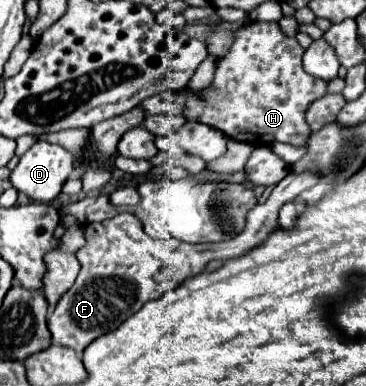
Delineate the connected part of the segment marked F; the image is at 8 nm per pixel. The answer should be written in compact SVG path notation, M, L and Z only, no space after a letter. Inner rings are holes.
M290 170L288 176L272 190L272 194L268 196L268 200L264 204L258 204L256 208L252 208L248 212L248 222L246 222L244 232L238 234L236 238L228 240L228 242L188 244L188 242L180 242L180 240L174 240L174 238L156 240L156 238L150 238L144 232L140 220L134 214L128 214L128 212L126 214L118 214L118 216L114 216L110 220L104 220L104 222L98 222L98 224L96 222L86 224L86 232L84 232L86 246L76 252L76 258L78 258L82 270L80 270L74 286L60 298L60 302L54 308L54 314L48 320L48 330L52 330L52 342L54 344L60 344L60 346L68 346L68 348L76 350L78 354L82 354L84 348L90 342L94 342L102 334L108 334L108 332L116 330L128 316L132 316L134 312L138 312L148 300L160 298L164 292L180 286L180 282L184 282L184 278L190 278L190 276L200 274L210 260L222 260L222 262L226 262L226 260L236 258L236 256L242 256L248 250L252 250L258 244L262 244L278 228L278 210L280 210L280 206L286 204L286 202L294 202L300 192L310 190L320 180L322 180L322 174L316 174L316 170L306 170L304 174L296 174L294 170ZM162 270L168 270L168 280L162 280L160 282L158 280L158 274Z

